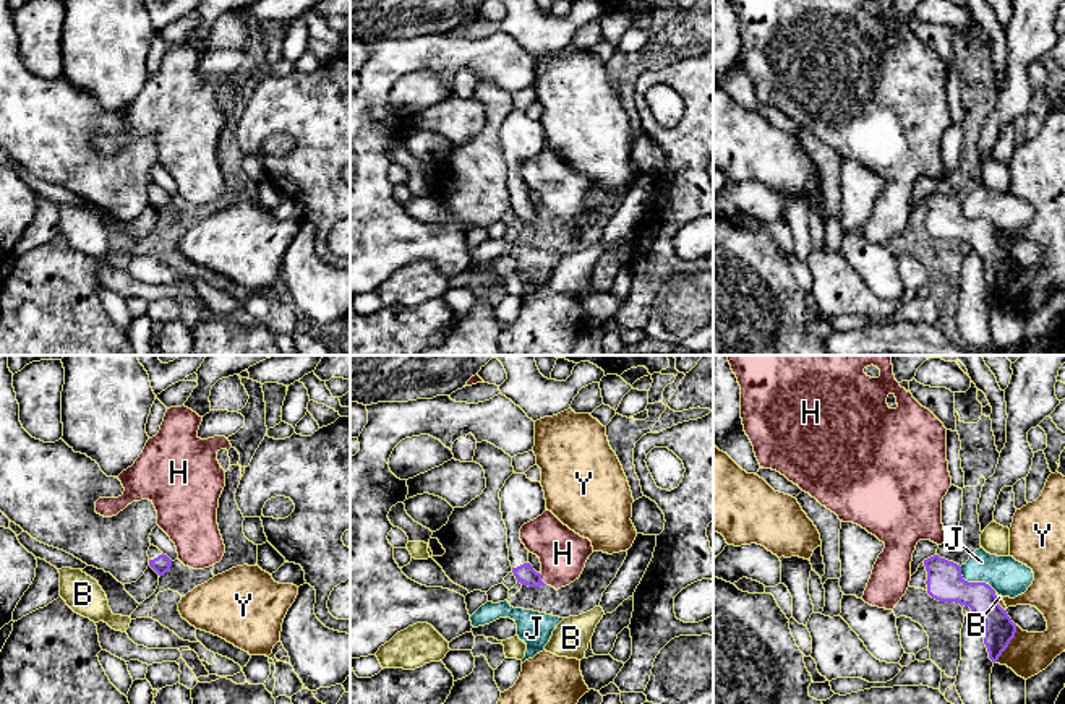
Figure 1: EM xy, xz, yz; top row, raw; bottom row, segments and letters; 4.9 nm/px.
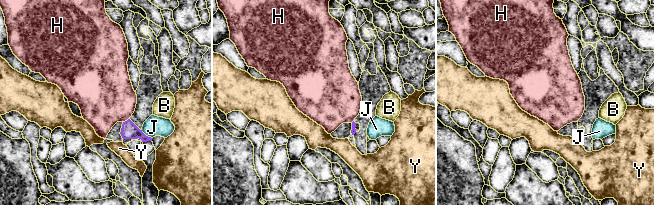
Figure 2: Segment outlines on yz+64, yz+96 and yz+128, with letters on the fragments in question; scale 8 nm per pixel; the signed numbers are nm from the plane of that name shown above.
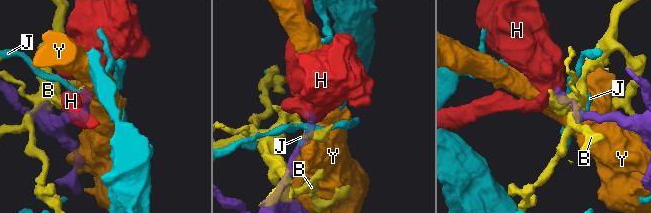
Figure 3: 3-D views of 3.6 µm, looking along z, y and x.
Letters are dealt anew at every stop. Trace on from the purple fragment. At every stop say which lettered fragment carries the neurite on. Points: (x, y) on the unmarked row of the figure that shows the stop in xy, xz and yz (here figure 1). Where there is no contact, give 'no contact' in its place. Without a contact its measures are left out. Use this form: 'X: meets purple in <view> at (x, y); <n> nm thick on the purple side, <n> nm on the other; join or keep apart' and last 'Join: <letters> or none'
B: meets purple in yz at (997, 239); 160 nm thick on the purple side, 30 nm on the other; keep apart
H: meets purple in xz at (540, 216); 100 nm thick on the purple side, 240 nm on the other; keep apart
J: meets purple in yz at (975, 219); 180 nm thick on the purple side, 190 nm on the other; keep apart
Y: meets purple in yz at (1009, 279); 160 nm thick on the purple side, 200 nm on the other; keep apart
Join: none

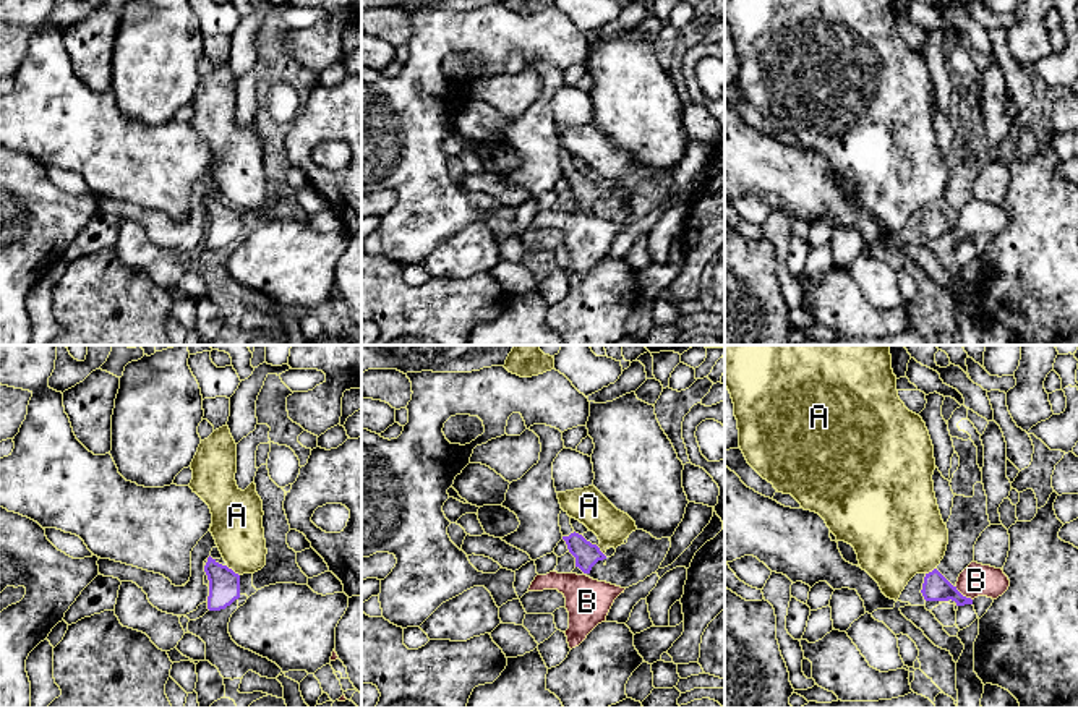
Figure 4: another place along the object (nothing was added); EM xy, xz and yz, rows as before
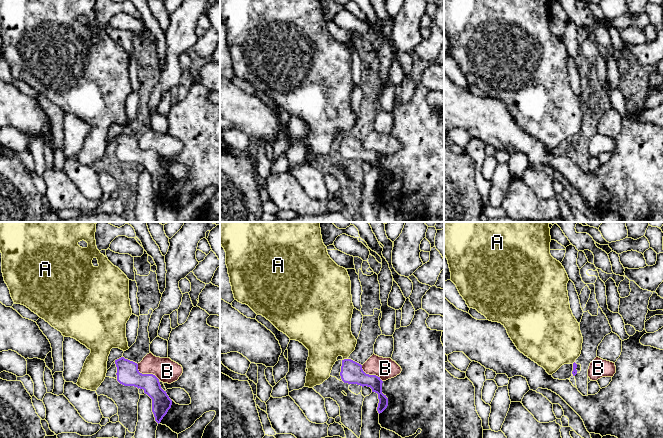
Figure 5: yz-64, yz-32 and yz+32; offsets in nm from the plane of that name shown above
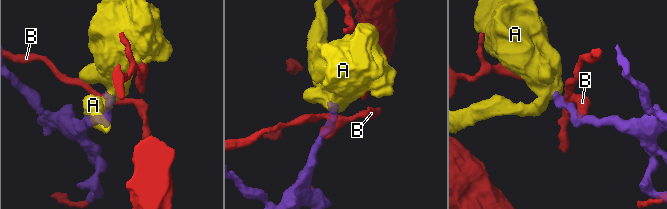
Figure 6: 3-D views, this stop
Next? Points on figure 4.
A: meets purple in xy at (230, 206); 160 nm thick on the purple side, 260 nm on the other; keep apart
B: meets purple in yz at (962, 232); 140 nm thick on the purple side, 160 nm on the other; keep apart
Join: none

